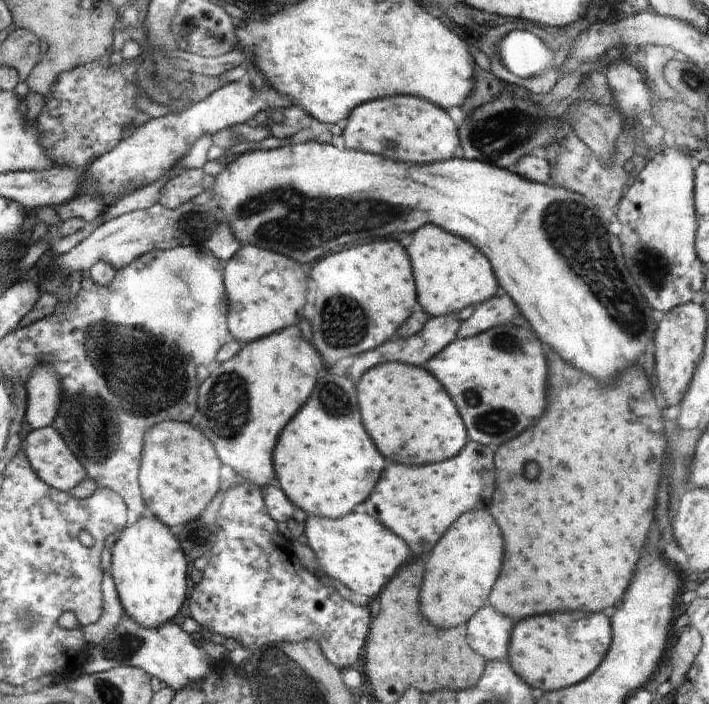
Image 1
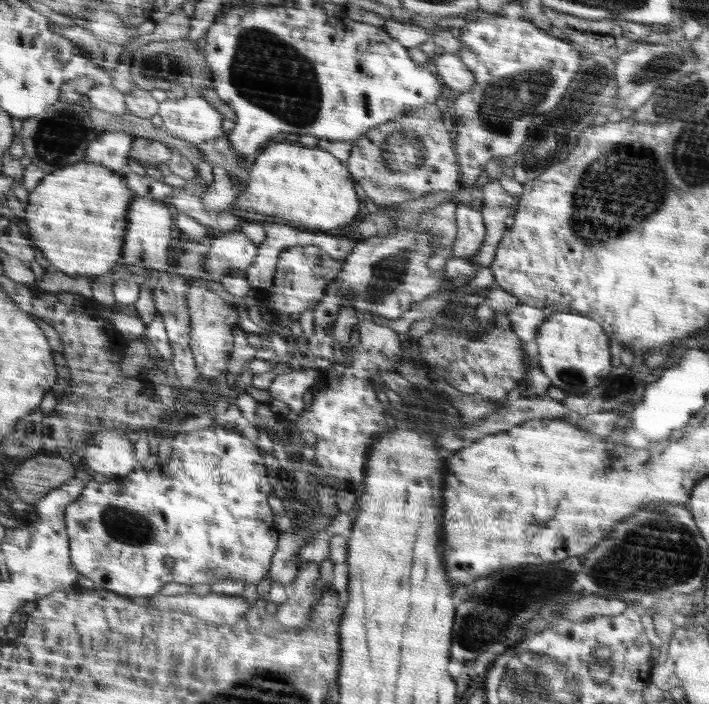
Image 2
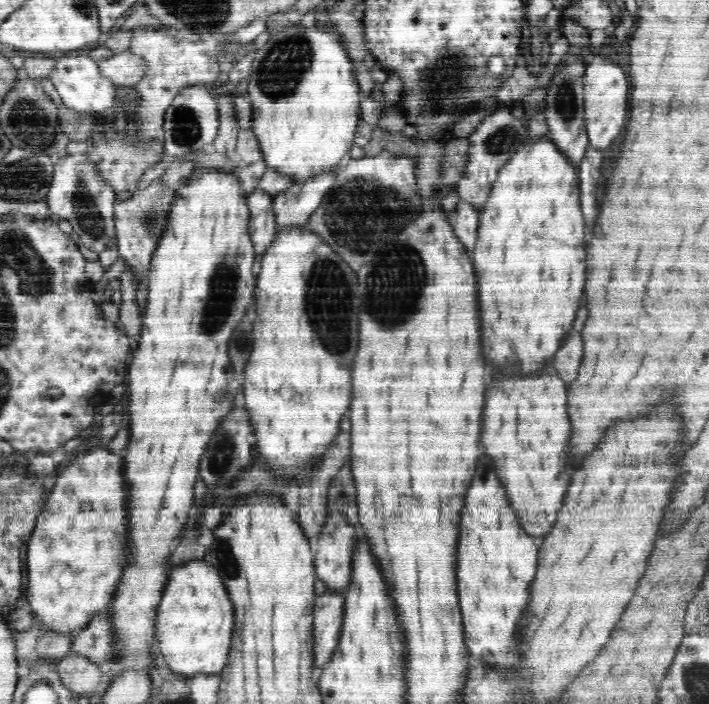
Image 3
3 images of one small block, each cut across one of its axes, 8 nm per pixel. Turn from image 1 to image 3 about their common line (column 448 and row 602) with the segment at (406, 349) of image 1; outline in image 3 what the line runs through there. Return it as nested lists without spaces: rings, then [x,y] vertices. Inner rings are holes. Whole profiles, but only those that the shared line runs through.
[[[327,589],[317,596],[313,610],[314,666],[323,668],[330,662],[341,637],[345,612],[345,594]]]

